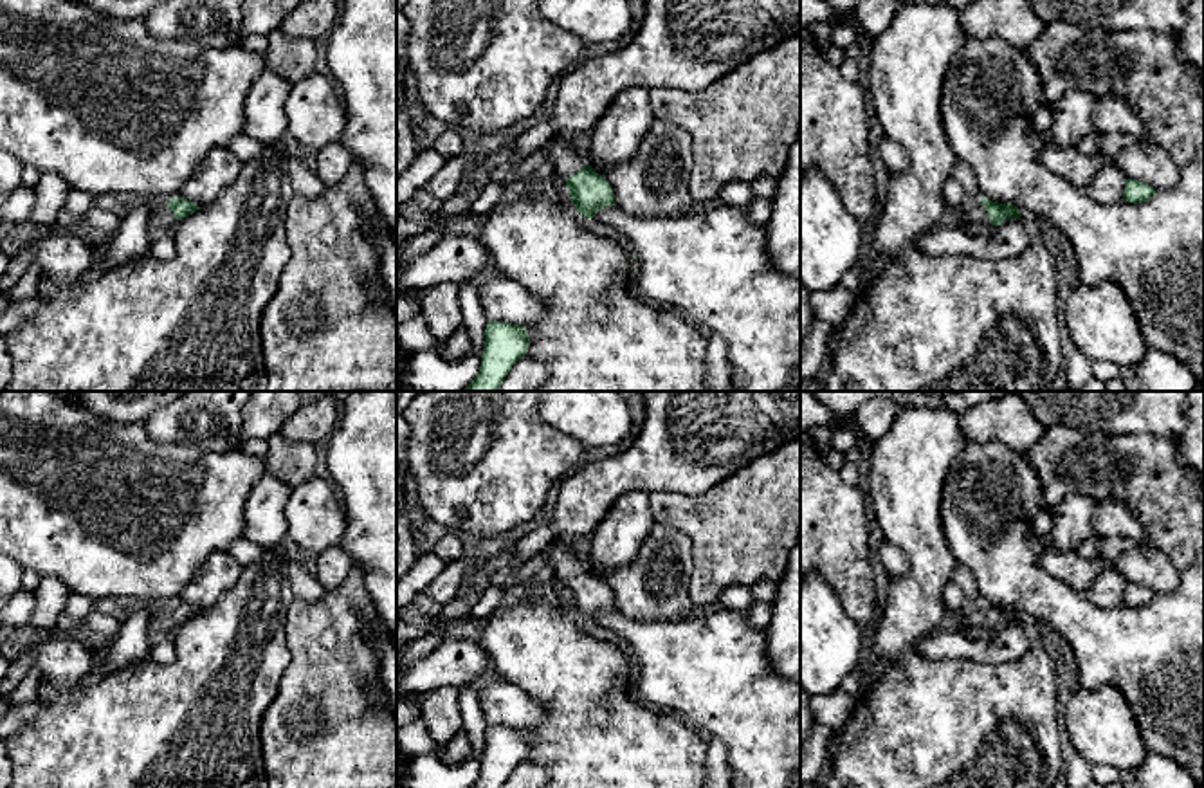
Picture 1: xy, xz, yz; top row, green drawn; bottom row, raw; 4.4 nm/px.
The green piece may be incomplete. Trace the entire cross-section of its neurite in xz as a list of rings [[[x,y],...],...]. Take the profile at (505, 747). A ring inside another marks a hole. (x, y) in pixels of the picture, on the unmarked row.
[[[487,725],[478,781],[470,788],[503,788],[512,770],[526,759],[530,741],[521,728]]]

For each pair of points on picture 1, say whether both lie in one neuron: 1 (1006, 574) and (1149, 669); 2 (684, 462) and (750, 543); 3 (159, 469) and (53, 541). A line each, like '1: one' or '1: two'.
1: one
2: two
3: one

